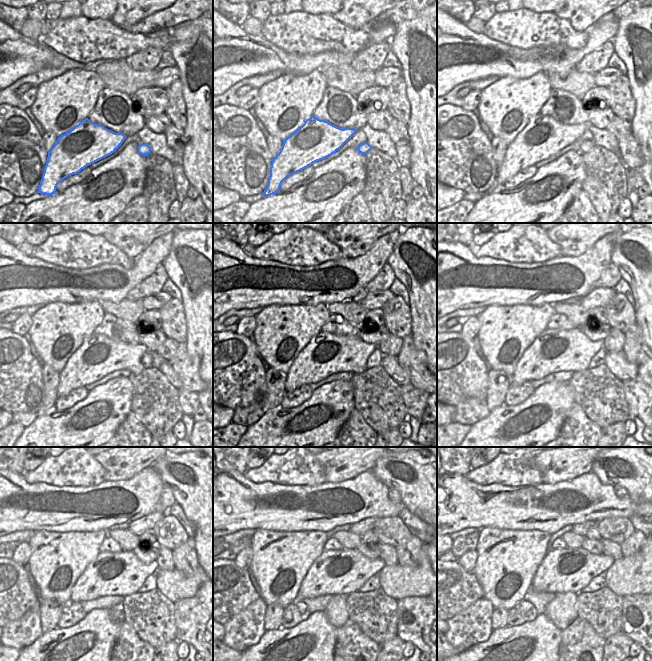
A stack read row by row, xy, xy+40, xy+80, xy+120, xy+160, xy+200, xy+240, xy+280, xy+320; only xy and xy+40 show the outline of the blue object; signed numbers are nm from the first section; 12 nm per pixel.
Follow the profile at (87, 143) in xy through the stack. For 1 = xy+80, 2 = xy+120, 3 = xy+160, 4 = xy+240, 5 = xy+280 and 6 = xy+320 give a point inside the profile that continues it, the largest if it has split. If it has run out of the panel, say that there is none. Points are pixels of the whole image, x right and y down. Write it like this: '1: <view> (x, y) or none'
1: xy+80 (542, 137)
2: xy+120 (98, 355)
3: xy+160 (325, 354)
4: xy+240 (110, 574)
5: xy+280 (345, 571)
6: xy+320 (564, 570)

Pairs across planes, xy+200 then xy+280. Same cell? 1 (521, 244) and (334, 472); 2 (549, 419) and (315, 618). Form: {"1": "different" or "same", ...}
{"1": "different", "2": "same"}

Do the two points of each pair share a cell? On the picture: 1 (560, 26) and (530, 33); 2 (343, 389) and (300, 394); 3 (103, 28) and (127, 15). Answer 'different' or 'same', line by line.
1: same
2: different
3: different

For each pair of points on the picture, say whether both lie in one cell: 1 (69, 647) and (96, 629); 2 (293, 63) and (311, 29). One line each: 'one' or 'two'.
1: one
2: two

